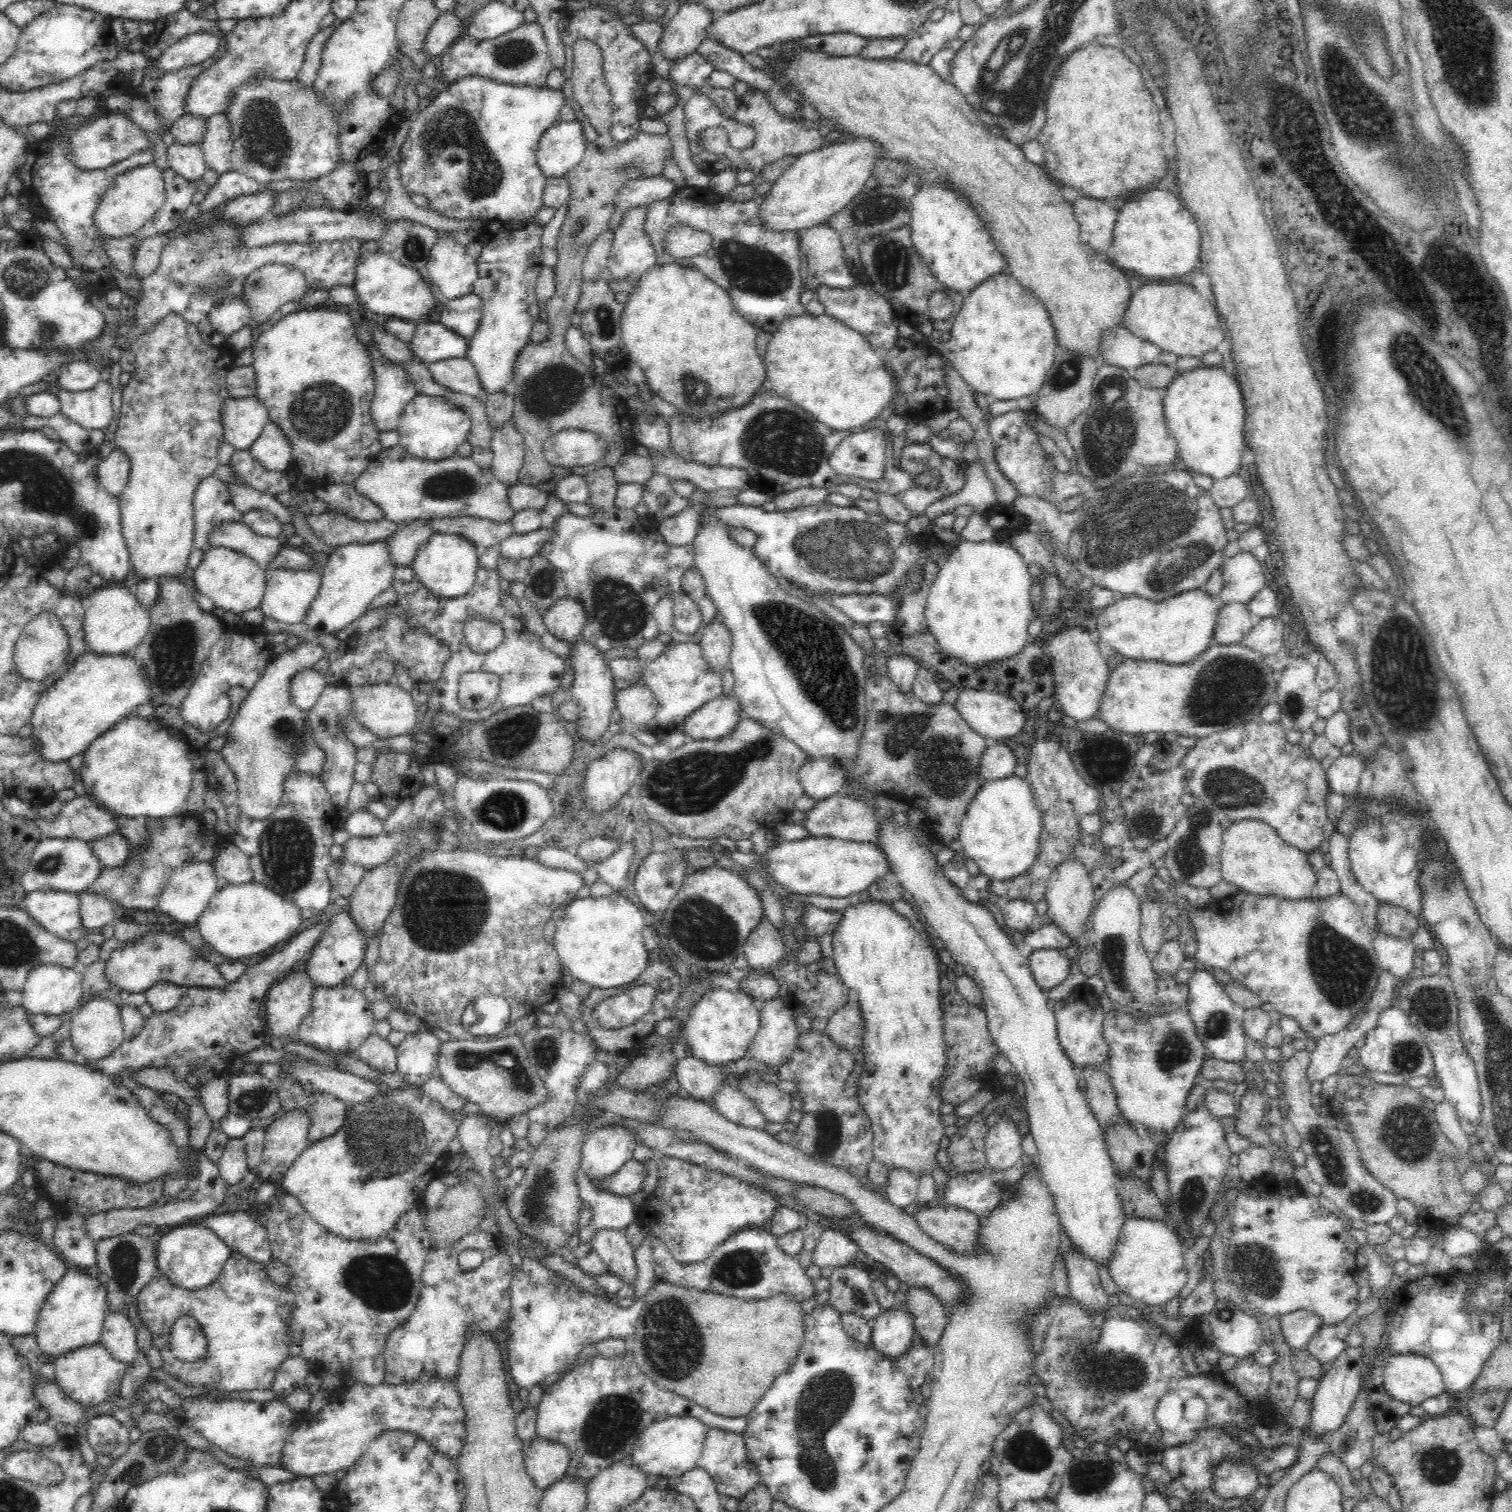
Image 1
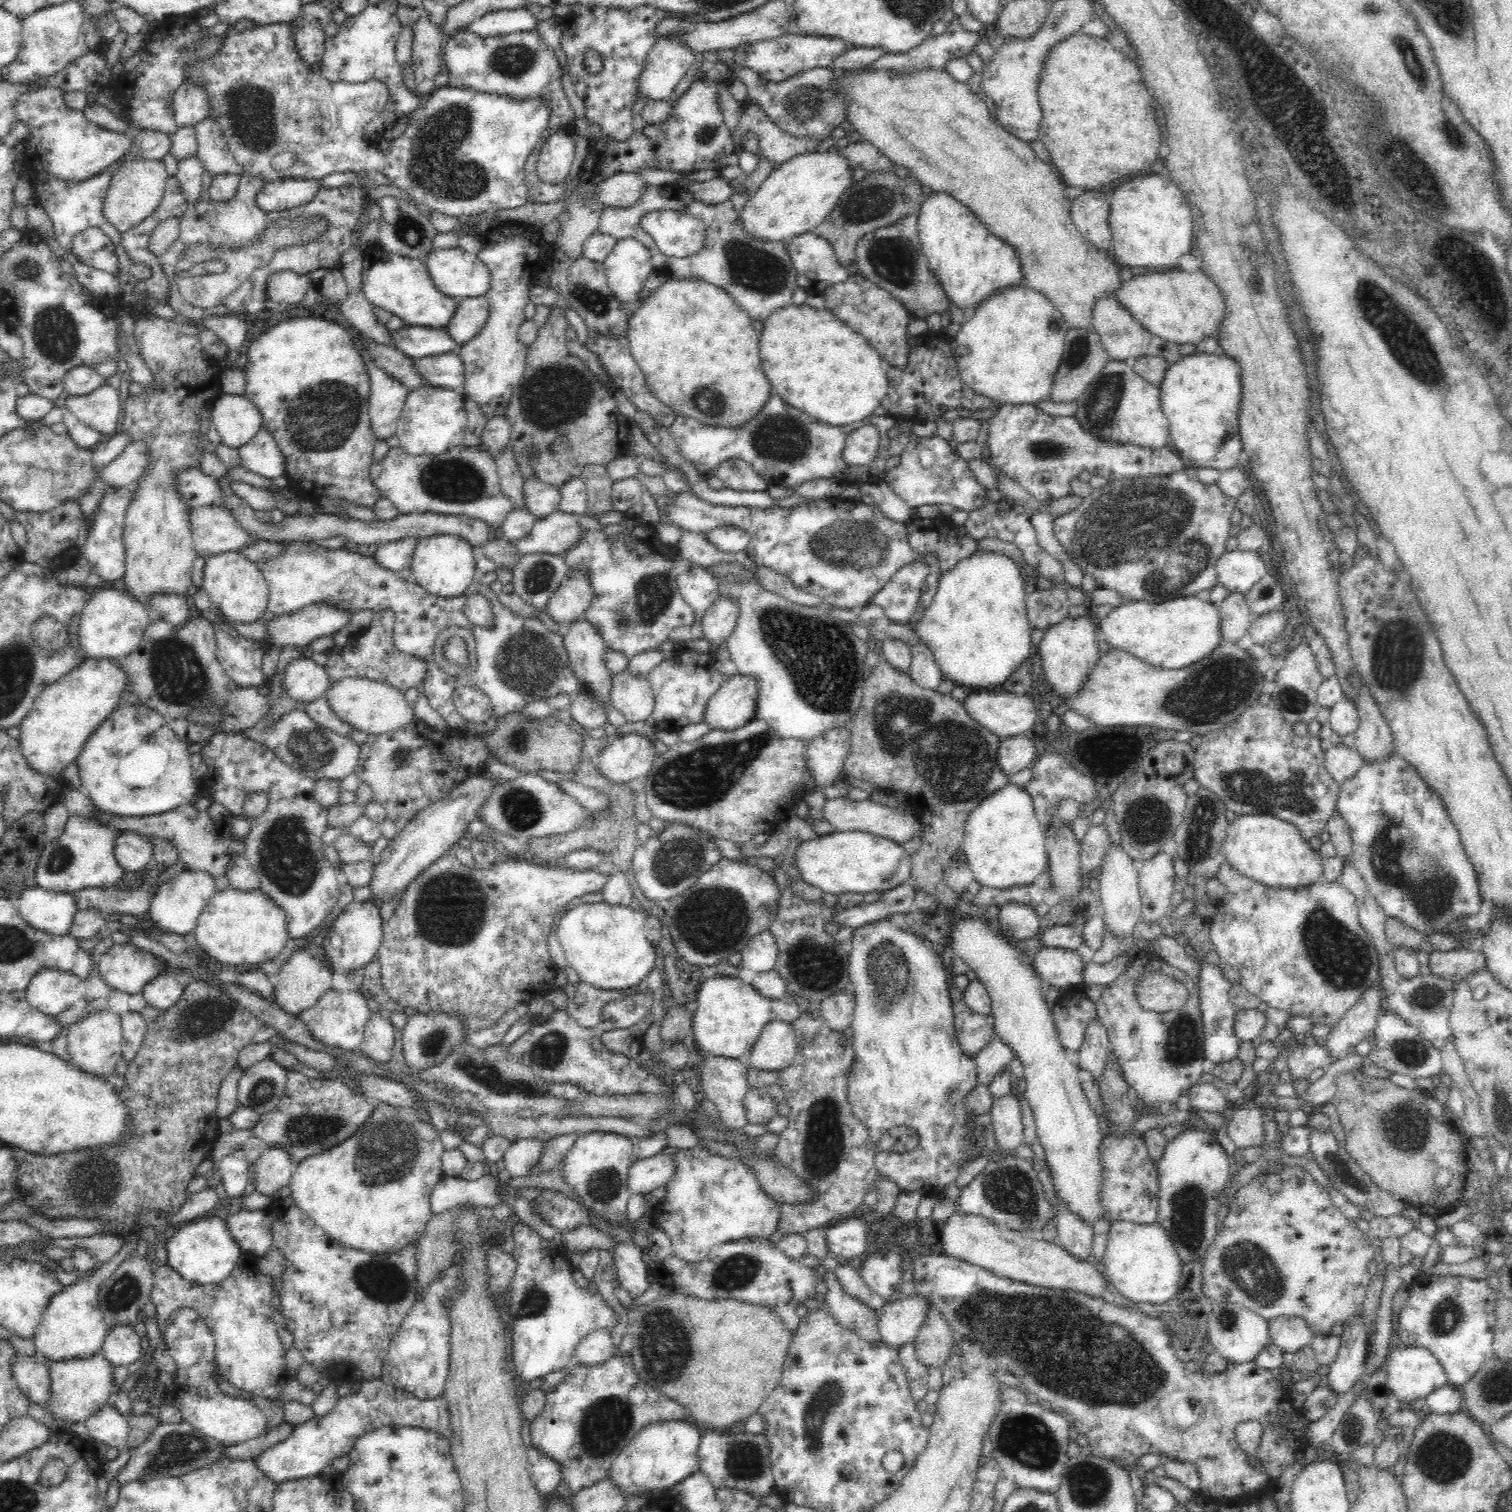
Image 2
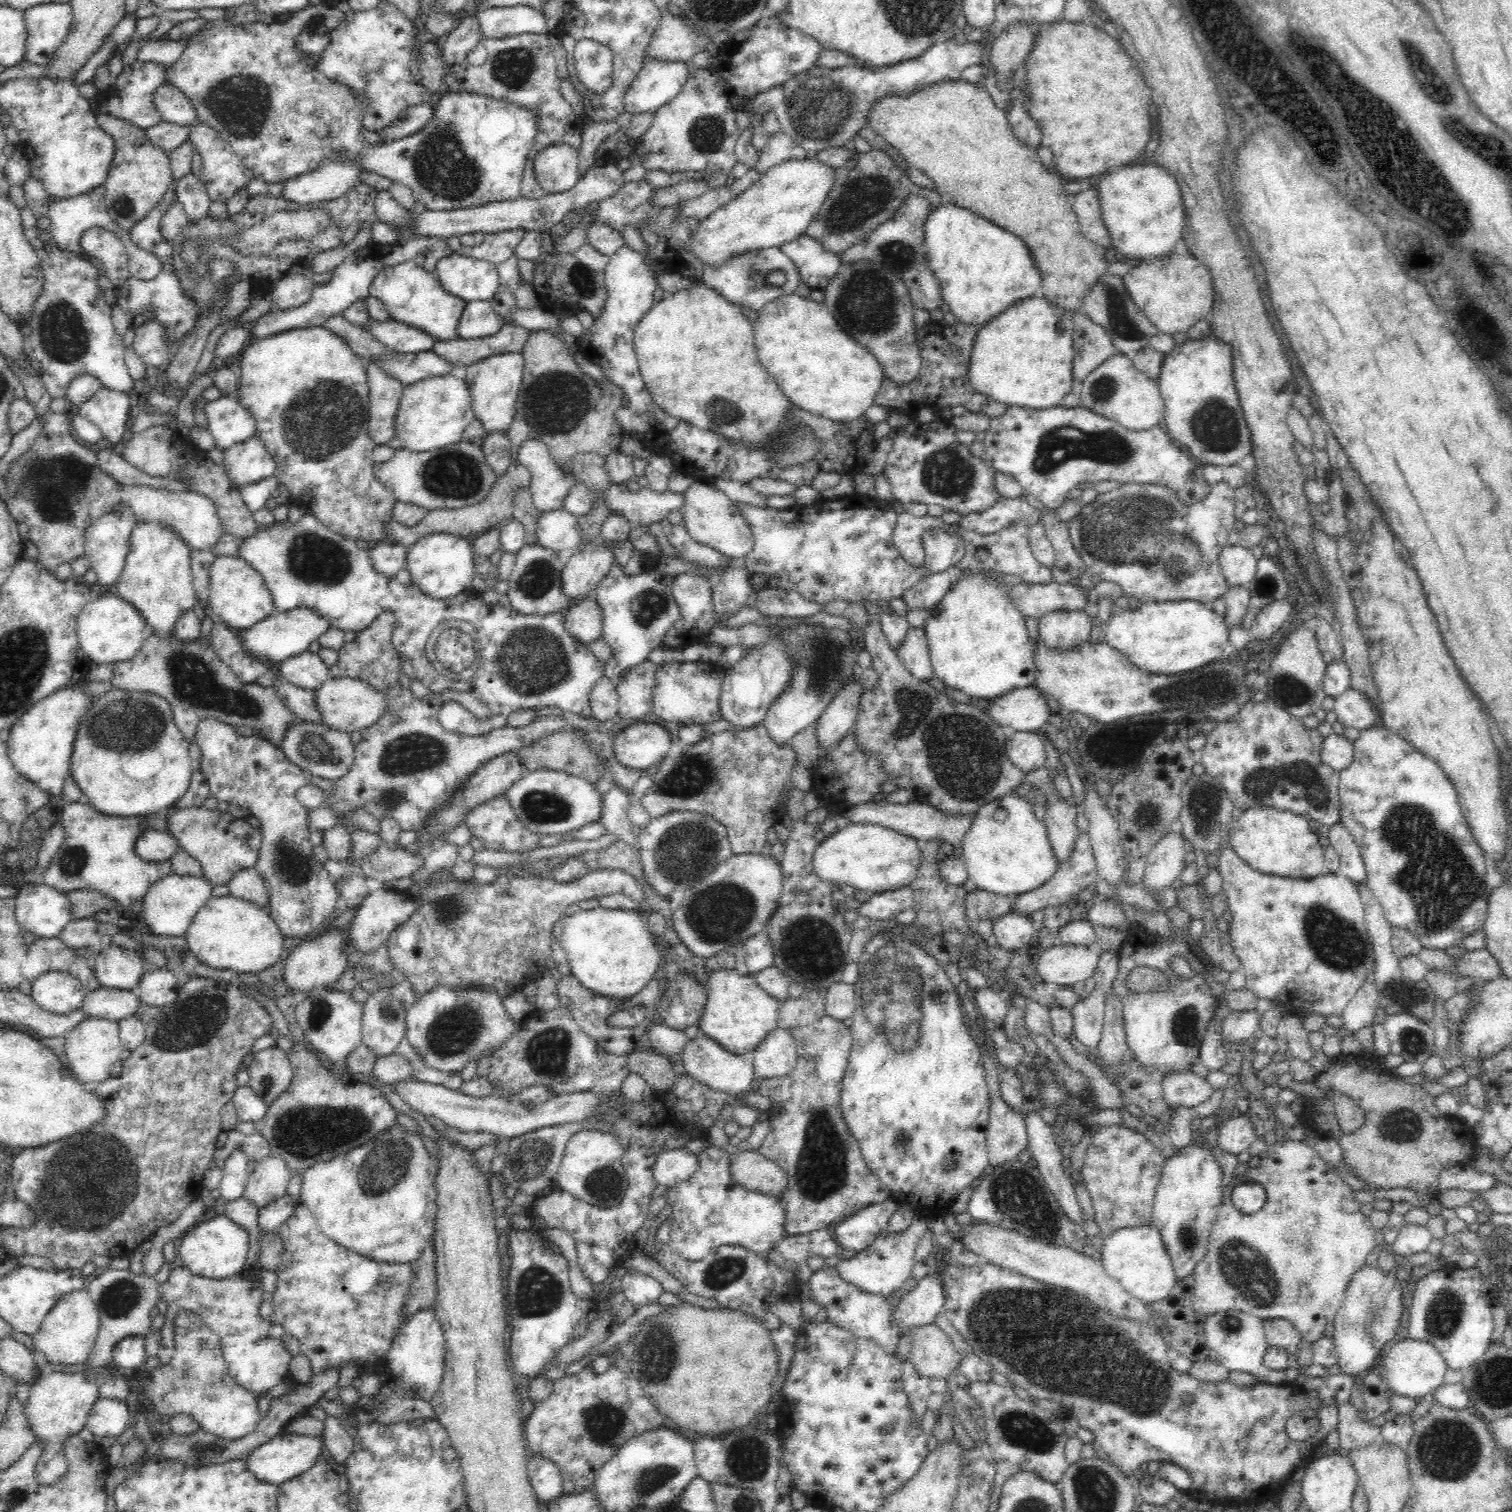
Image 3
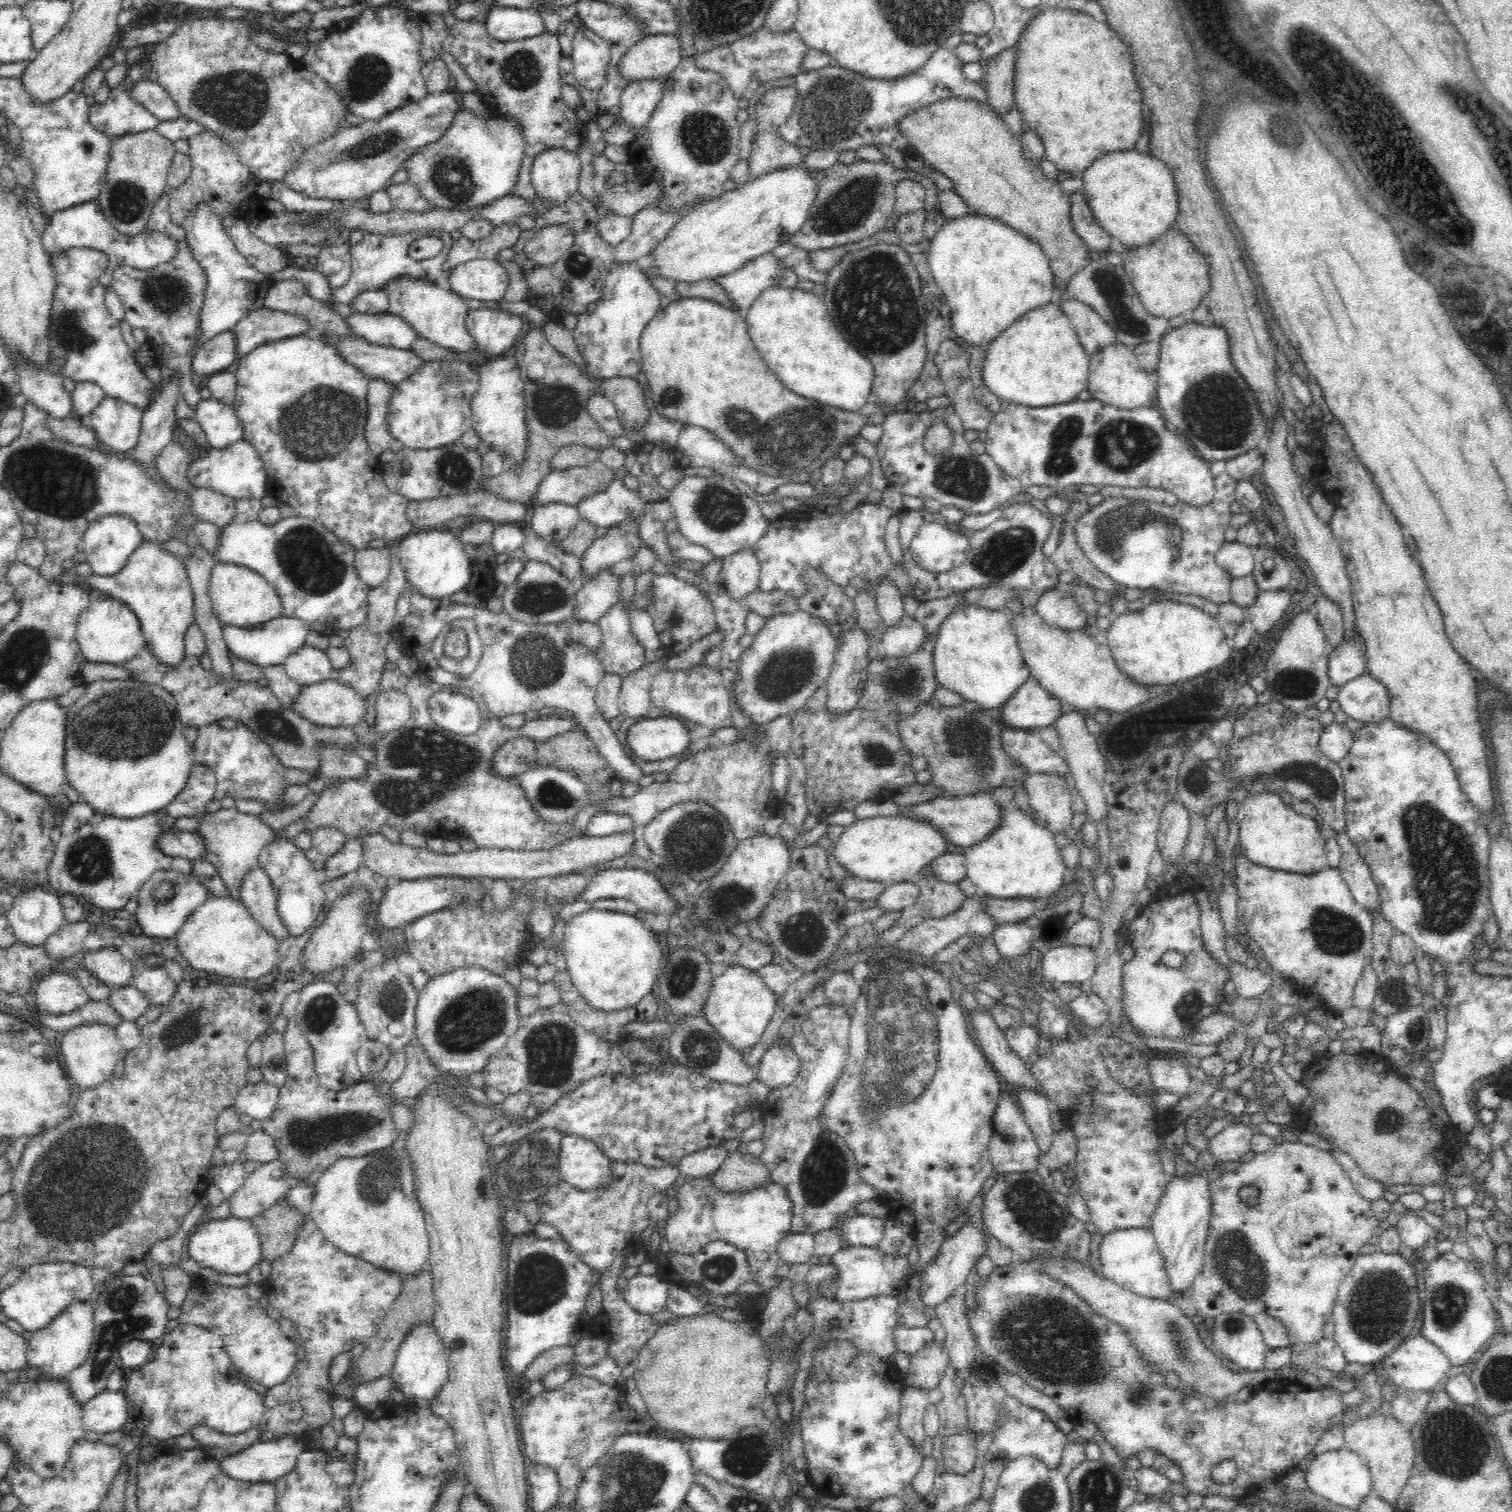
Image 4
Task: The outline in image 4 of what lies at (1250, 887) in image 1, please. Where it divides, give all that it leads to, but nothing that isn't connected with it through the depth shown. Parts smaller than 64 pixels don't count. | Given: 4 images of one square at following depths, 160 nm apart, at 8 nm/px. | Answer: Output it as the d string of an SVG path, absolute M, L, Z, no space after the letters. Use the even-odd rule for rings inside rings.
M1254 793L1238 808L1238 831L1240 851L1247 860L1264 868L1283 872L1312 874L1328 868L1325 840L1315 820L1284 806L1278 793Z

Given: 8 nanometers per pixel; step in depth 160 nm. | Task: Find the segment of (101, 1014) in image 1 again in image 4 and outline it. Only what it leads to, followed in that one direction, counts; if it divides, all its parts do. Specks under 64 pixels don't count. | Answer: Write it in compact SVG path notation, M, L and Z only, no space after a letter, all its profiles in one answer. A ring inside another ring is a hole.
M92 1023L75 1026L64 1032L59 1056L64 1066L64 1073L73 1086L80 1084L80 1086L95 1088L114 1075L116 1062L124 1056L122 1050L123 1046L115 1027L110 1024Z

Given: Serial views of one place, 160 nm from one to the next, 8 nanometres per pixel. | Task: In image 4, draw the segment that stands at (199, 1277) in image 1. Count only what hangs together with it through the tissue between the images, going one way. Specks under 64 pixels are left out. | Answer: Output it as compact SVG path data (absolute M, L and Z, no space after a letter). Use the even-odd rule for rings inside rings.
M232 1215L224 1220L209 1218L204 1224L198 1224L193 1231L194 1234L188 1240L187 1252L189 1258L198 1262L202 1267L212 1268L222 1274L242 1275L262 1259L260 1236L251 1219Z

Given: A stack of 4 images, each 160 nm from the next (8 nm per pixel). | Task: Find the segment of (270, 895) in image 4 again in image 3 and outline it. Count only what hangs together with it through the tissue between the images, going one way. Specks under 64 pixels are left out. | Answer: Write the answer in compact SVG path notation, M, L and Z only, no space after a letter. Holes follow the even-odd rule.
M254 868L240 870L228 882L229 894L260 906L268 905L268 889Z

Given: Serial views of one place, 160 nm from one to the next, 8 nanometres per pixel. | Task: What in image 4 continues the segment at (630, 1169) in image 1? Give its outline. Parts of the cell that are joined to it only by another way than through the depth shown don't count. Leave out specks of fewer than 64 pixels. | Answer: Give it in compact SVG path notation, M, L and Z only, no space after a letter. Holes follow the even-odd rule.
M721 1145L706 1147L683 1156L674 1166L678 1168L678 1174L683 1174L688 1179L709 1177L718 1170L726 1156L728 1151Z

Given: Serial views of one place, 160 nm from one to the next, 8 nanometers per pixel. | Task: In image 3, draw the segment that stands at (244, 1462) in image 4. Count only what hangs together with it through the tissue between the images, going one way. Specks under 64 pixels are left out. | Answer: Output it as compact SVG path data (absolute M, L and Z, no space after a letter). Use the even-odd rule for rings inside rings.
M298 1433L277 1434L272 1440L252 1449L244 1458L245 1466L249 1472L256 1475L257 1479L270 1484L279 1485L300 1473L307 1471L322 1454L325 1439L322 1434L316 1436L301 1435Z

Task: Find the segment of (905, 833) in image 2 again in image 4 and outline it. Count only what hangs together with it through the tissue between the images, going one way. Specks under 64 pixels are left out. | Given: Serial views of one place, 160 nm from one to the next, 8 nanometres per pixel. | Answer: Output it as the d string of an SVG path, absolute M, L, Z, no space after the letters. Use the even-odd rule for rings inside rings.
M991 792L974 793L974 796L960 796L956 798L937 797L927 802L899 808L899 815L911 820L926 820L935 826L945 840L959 847L972 847L996 832L1001 825L1004 808L1000 808L992 801Z

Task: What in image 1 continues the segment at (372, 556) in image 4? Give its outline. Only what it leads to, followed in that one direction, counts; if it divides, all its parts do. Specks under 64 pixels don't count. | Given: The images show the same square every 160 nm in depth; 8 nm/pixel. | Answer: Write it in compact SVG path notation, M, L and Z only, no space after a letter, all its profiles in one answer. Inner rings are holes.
M416 519L403 524L389 540L389 551L397 566L408 566L414 560L418 547L430 538L435 531L430 521Z

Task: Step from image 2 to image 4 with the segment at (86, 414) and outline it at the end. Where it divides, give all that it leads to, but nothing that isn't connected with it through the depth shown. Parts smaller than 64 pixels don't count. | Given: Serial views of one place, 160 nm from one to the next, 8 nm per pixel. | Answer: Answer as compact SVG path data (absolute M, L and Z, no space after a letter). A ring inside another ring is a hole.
M105 396L90 417L96 438L113 454L121 455L137 445L143 410Z

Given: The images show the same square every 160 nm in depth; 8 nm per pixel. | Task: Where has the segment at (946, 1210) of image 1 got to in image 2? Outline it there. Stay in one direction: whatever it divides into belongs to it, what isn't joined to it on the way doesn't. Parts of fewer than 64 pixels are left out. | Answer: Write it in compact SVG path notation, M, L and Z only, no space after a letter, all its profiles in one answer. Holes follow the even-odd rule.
M956 1212L941 1222L943 1226L938 1228L938 1241L942 1243L943 1253L946 1256L962 1259L970 1264L982 1267L999 1278L1018 1281L1031 1286L1074 1290L1096 1299L1102 1298L1107 1293L1106 1280L1097 1270L1097 1265L1094 1266L1089 1261L1076 1259L1072 1253L1068 1253L1064 1247L1056 1243L1046 1242L1041 1238L1036 1240L1023 1231L999 1227L982 1215Z

